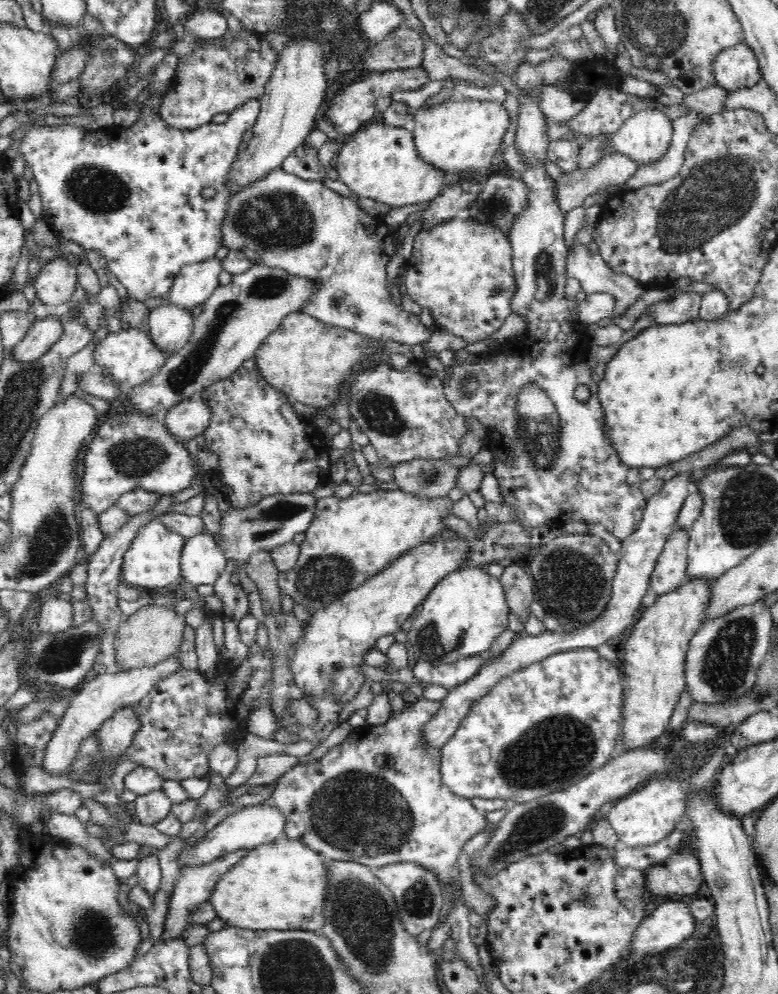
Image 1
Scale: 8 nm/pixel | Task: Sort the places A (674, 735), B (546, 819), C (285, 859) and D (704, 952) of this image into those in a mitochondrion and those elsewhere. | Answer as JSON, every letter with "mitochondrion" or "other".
{"A":"other","B":"mitochondrion","C":"other","D":"other"}

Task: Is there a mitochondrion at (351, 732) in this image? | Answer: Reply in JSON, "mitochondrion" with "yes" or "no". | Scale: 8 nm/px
{"mitochondrion":"no"}

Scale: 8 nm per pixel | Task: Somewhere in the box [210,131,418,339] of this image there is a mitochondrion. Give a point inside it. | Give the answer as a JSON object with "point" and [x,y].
{"point":[281,219]}

